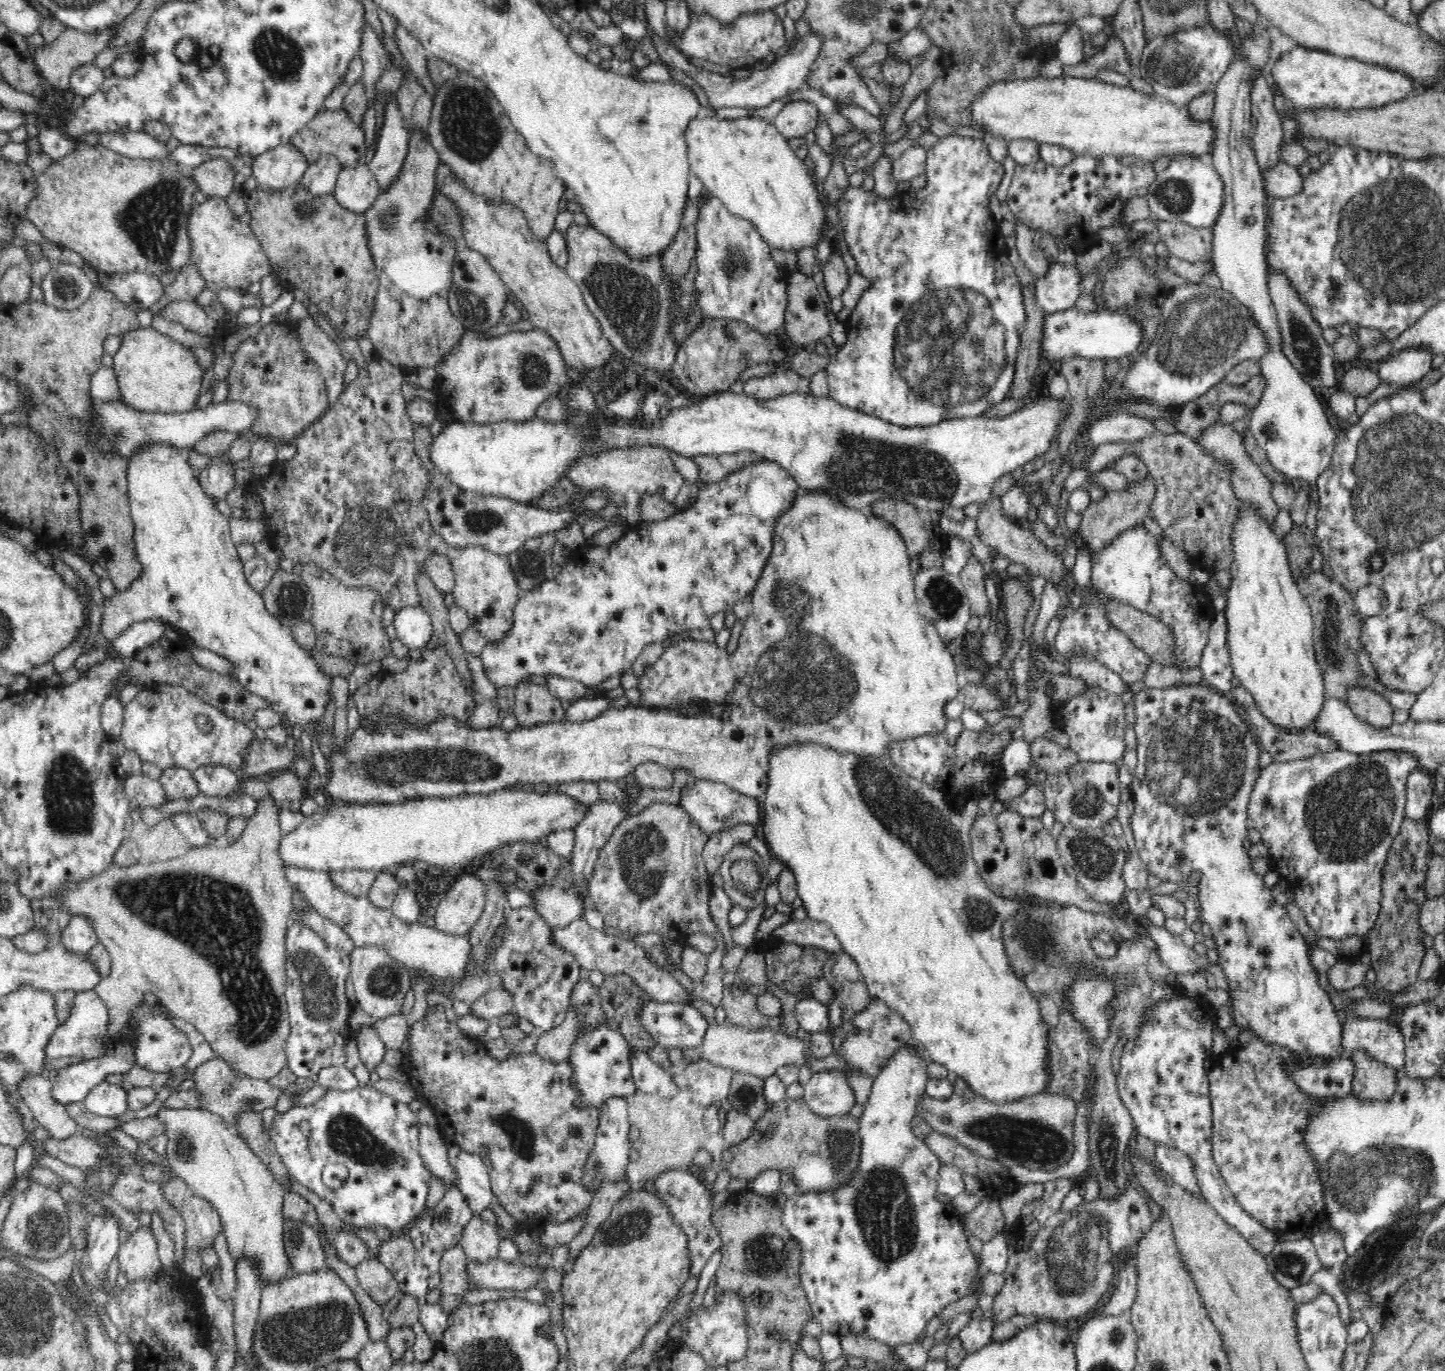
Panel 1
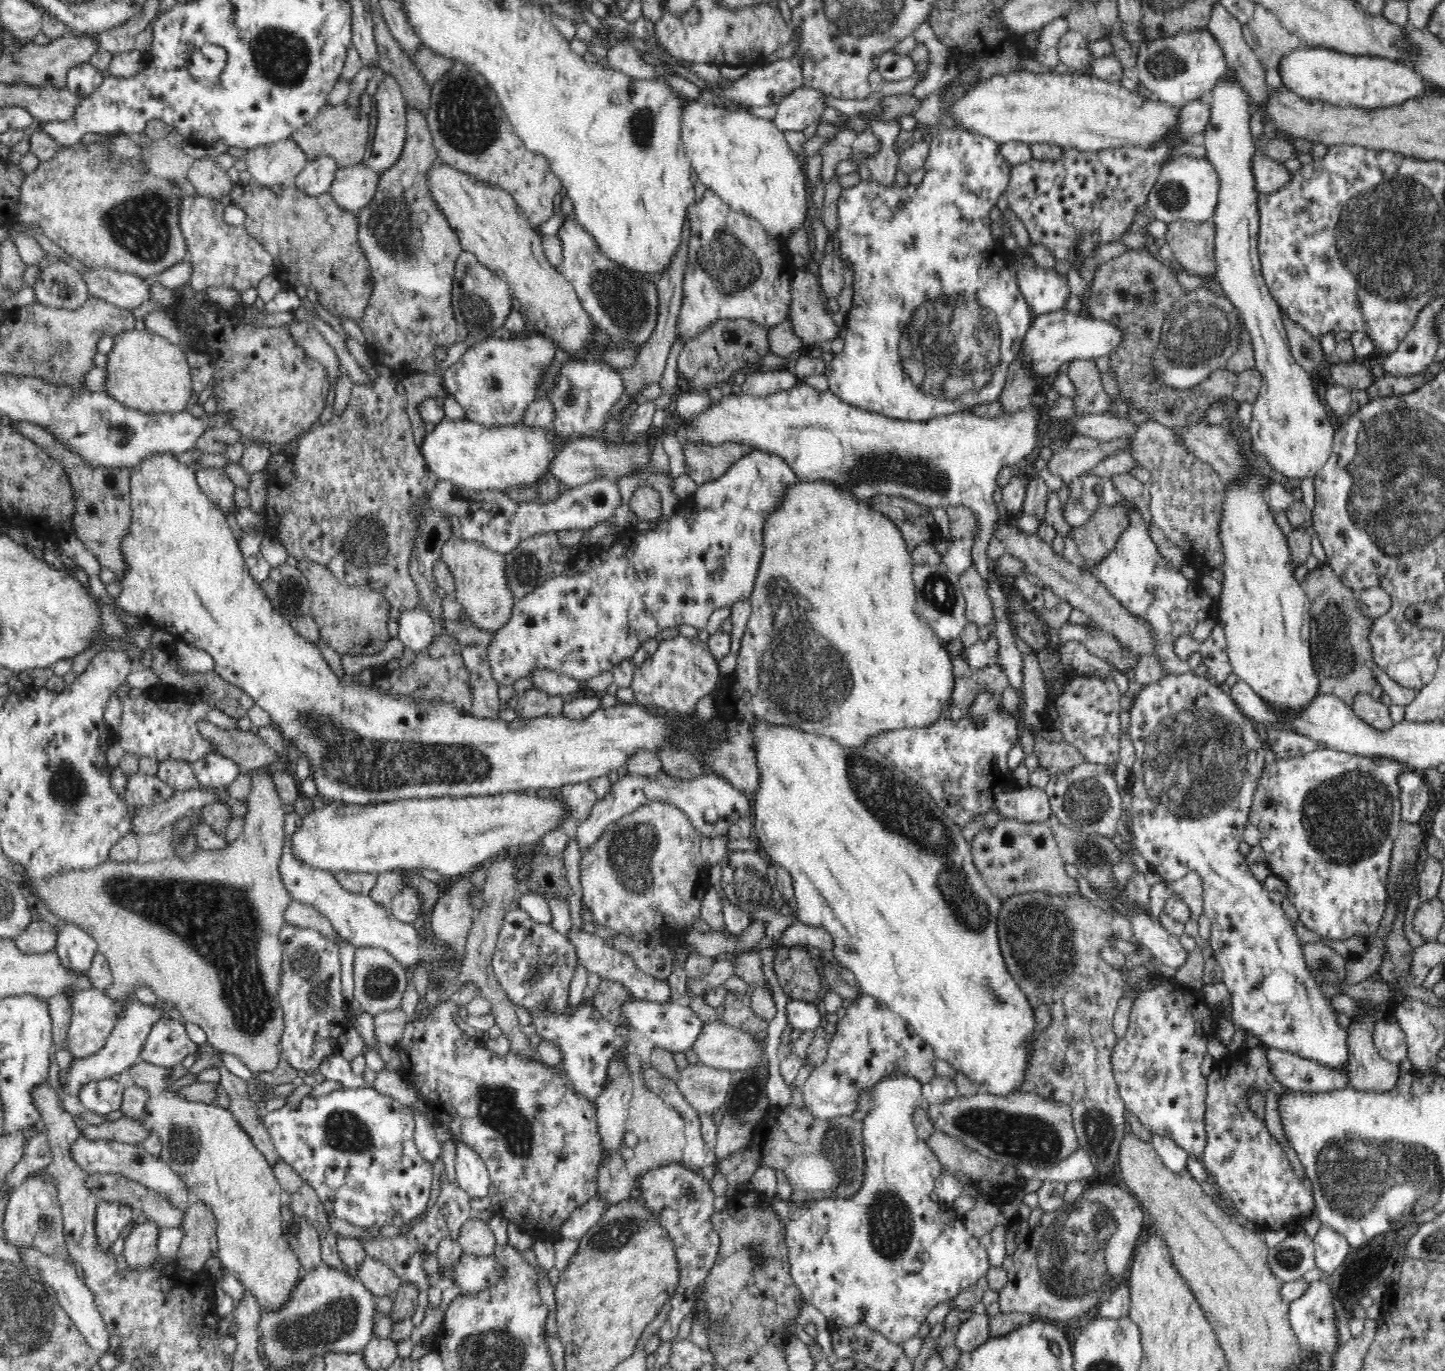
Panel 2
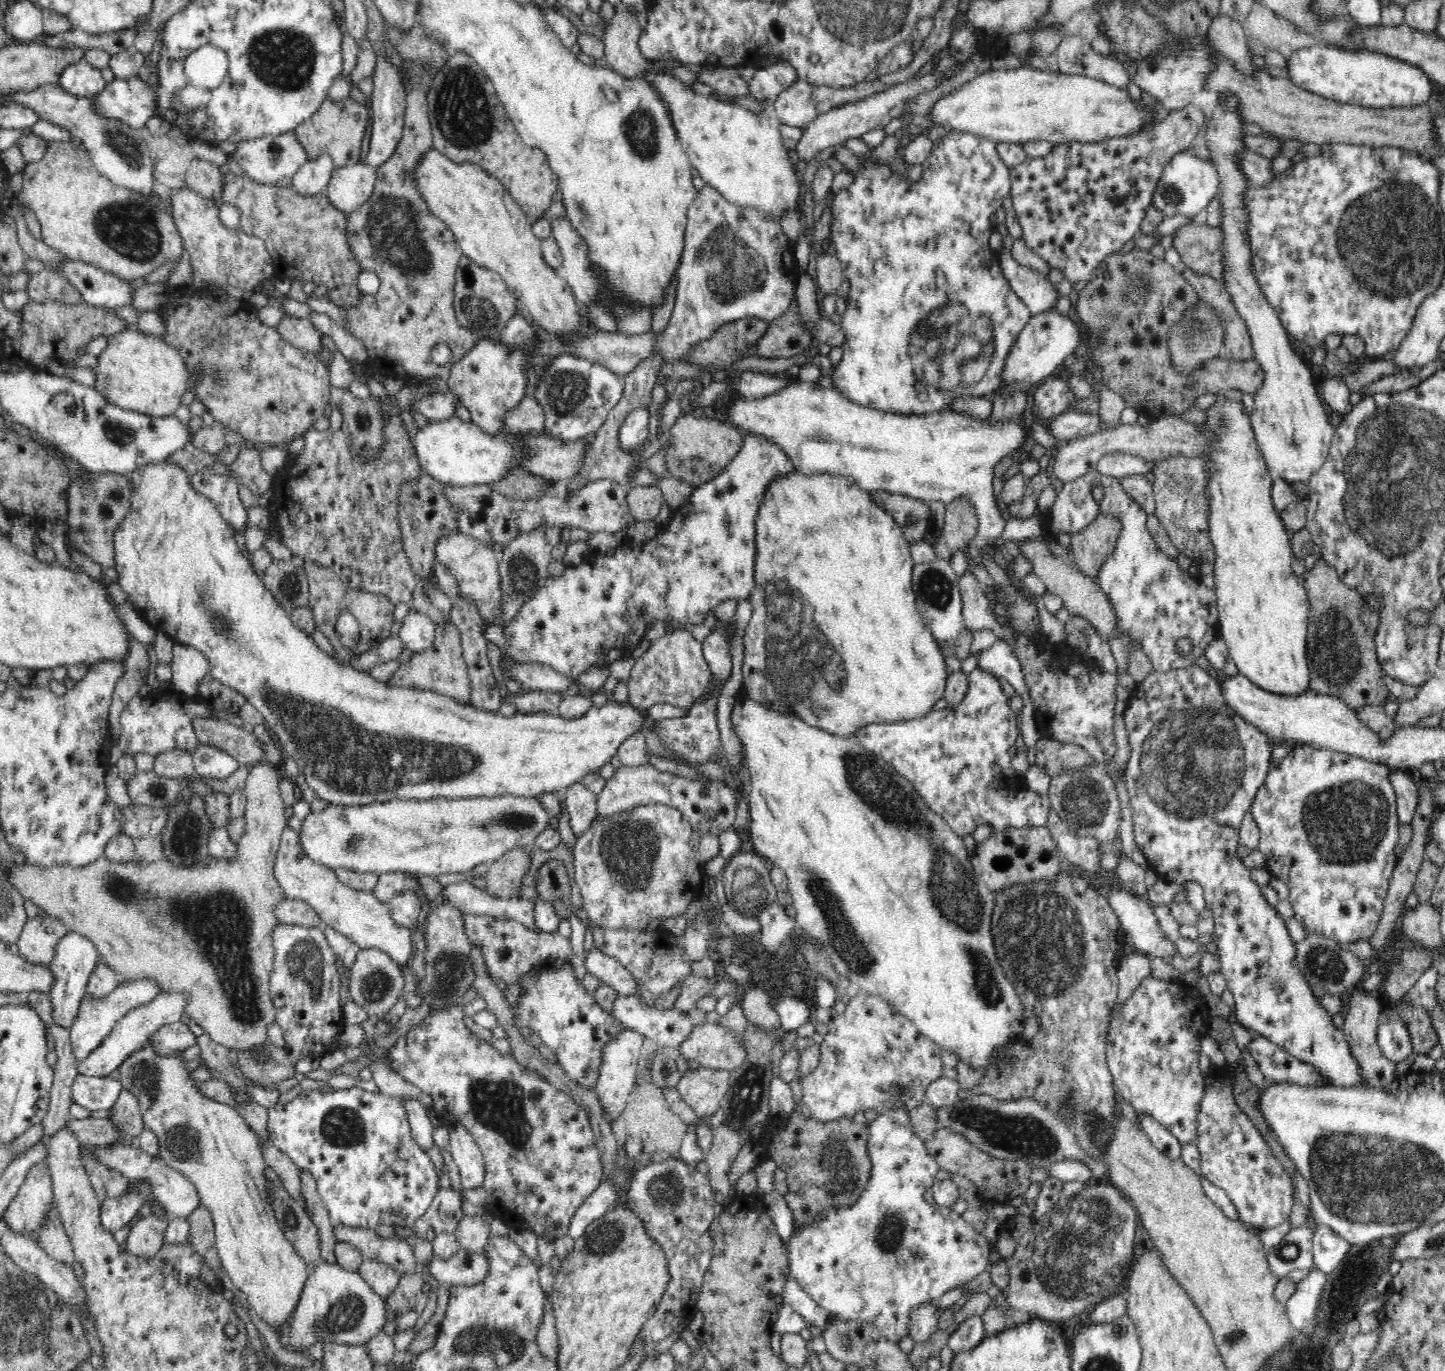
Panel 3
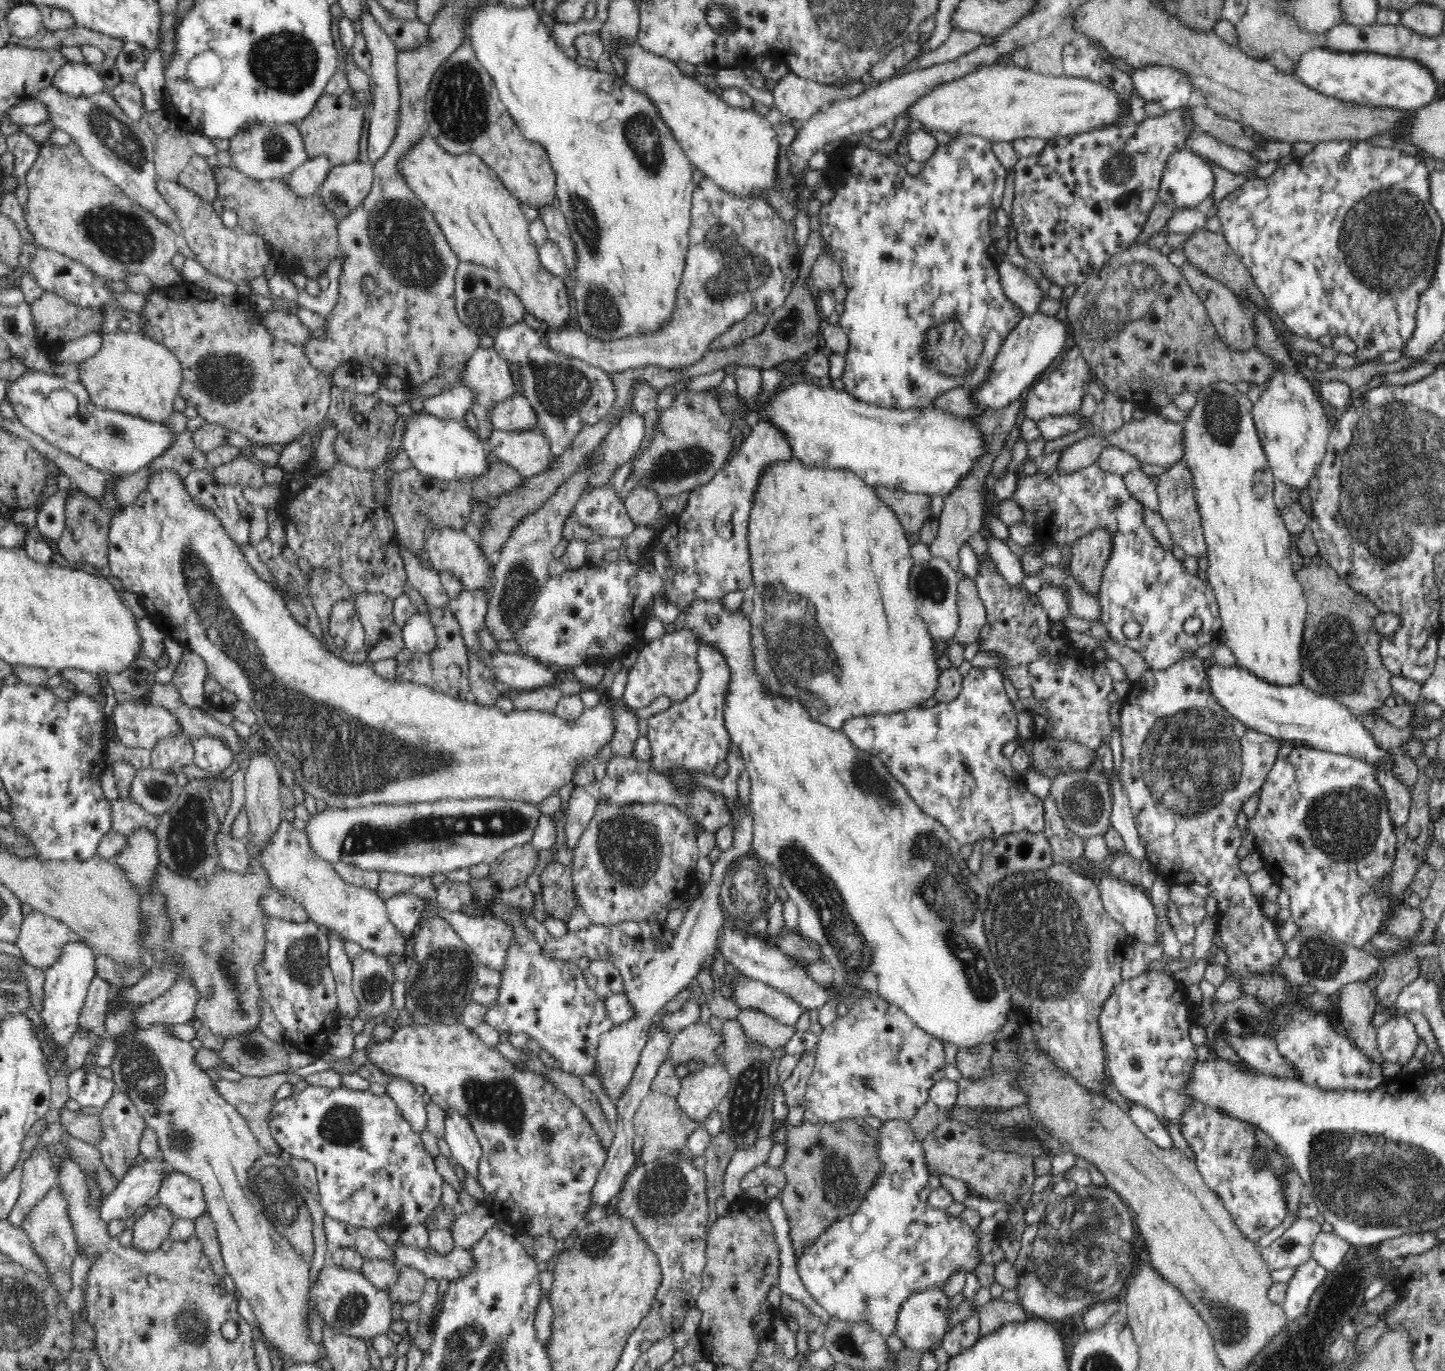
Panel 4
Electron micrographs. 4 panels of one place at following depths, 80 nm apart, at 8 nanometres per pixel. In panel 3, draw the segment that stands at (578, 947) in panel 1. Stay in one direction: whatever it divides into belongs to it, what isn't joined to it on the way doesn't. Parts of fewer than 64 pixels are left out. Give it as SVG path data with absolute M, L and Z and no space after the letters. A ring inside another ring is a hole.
M593 946L585 956L585 962L588 972L597 976L618 994L624 996L638 994L636 977L618 959L604 955L598 947Z

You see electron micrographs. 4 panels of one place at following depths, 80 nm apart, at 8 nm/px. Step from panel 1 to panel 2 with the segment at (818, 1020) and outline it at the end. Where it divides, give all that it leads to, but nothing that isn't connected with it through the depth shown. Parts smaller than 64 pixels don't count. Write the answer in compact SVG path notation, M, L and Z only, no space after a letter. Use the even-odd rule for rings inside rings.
M789 999L786 1009L787 1025L793 1029L821 1032L825 1025L823 1009L817 1002Z

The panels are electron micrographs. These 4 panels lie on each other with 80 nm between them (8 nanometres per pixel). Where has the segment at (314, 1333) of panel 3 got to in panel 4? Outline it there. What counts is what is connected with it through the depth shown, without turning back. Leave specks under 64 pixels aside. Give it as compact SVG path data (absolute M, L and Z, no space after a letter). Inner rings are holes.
M334 1264L326 1265L318 1272L318 1278L309 1293L307 1316L312 1314L314 1306L318 1308L325 1325L331 1325L338 1332L365 1341L386 1333L392 1324L392 1303L389 1293L376 1288L361 1272L342 1269Z

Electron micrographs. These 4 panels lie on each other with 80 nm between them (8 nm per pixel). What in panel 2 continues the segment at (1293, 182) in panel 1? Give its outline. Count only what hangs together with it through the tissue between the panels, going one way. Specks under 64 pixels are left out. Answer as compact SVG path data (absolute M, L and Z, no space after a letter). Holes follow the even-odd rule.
M1256 152L1250 165L1259 193L1276 193L1289 184L1291 173L1277 160Z

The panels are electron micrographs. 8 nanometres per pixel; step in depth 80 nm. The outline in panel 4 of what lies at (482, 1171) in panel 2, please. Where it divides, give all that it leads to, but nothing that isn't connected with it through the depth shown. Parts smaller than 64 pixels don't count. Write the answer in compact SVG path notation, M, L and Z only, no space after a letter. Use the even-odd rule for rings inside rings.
M452 1108L446 1110L446 1143L450 1146L452 1156L462 1166L464 1173L476 1177L482 1152L478 1138L474 1135L470 1123Z

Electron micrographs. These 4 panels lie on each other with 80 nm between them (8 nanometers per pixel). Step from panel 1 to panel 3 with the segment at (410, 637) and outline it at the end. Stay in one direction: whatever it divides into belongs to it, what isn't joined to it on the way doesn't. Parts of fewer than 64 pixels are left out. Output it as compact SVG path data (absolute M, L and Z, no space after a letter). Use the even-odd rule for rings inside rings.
M412 608L402 619L398 637L405 648L410 648L414 654L420 654L432 646L435 641L436 625L430 617Z

